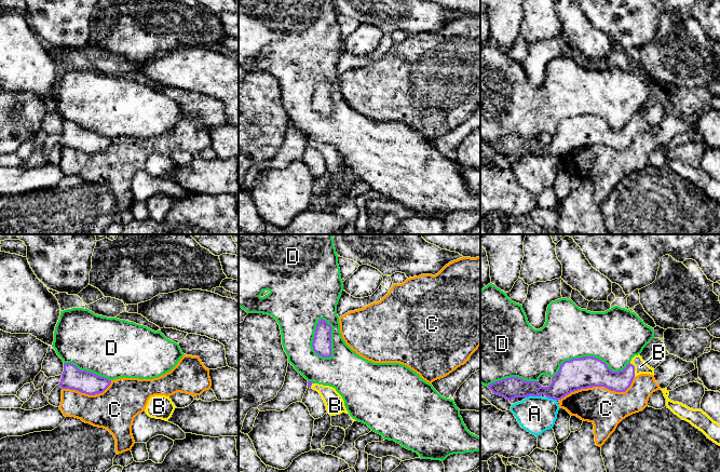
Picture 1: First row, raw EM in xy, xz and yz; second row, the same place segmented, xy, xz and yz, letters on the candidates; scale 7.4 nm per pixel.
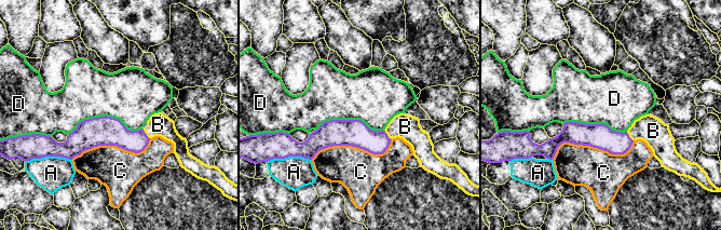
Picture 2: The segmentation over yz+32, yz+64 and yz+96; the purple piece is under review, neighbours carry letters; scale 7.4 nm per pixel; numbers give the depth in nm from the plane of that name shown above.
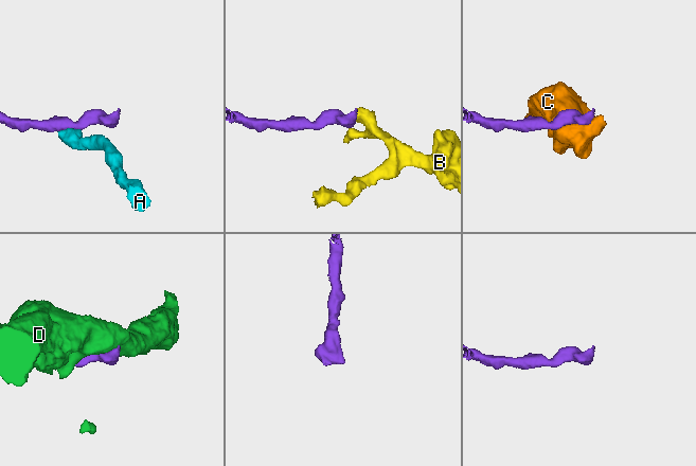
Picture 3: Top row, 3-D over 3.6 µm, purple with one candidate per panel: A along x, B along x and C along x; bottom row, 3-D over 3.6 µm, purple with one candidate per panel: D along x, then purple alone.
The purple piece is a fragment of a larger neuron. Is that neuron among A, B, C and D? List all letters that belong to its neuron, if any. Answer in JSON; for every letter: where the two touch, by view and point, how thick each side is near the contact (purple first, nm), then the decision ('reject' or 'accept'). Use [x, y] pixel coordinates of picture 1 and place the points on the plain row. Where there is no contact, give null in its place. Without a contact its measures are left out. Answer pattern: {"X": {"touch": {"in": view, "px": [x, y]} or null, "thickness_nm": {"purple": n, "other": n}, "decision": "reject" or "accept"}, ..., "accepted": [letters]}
{"A": {"touch": {"in": "yz", "px": [532, 153]}, "thickness_nm": {"purple": 180, "other": 280}, "decision": "reject"}, "B": {"touch": {"in": "yz", "px": [634, 127]}, "thickness_nm": {"purple": 160, "other": 100}, "decision": "accept"}, "C": {"touch": {"in": "yz", "px": [598, 144]}, "thickness_nm": {"purple": 240, "other": 280}, "decision": "reject"}, "D": {"touch": {"in": "xz", "px": [330, 95]}, "thickness_nm": {"purple": 140, "other": 280}, "decision": "reject"}, "accepted": ["B"]}

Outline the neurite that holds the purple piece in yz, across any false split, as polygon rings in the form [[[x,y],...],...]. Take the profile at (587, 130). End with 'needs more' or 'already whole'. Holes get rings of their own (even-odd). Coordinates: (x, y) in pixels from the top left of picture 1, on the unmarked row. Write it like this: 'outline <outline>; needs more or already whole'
outline [[[639,112],[619,130],[612,130],[604,120],[597,116],[583,114],[565,119],[548,145],[542,145],[539,139],[526,139],[518,135],[511,135],[492,140],[488,146],[492,151],[510,160],[515,156],[541,154],[542,152],[558,159],[571,150],[593,145],[625,150],[634,136],[640,132],[654,134],[654,126],[650,125]]]; needs more

